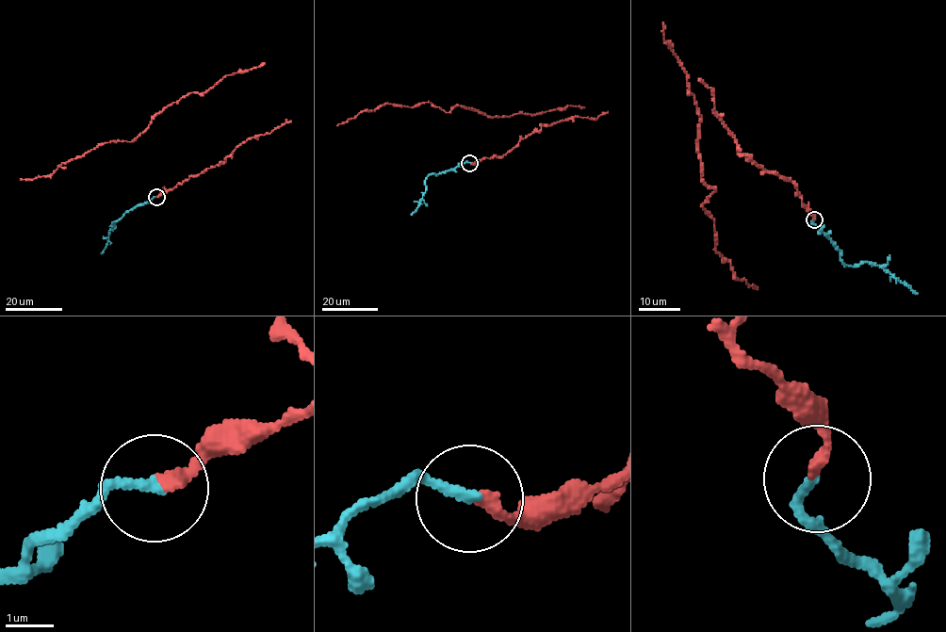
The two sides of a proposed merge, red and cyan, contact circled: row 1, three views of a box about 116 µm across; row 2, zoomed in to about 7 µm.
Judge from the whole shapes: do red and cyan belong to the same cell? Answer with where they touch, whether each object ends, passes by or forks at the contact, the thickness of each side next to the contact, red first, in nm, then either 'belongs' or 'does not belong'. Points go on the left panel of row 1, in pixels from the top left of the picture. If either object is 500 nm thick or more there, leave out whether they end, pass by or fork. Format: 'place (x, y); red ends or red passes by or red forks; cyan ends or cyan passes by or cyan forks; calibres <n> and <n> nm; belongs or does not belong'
place (156, 197); red ends; cyan ends; calibres 260 and 200 nm; belongs

